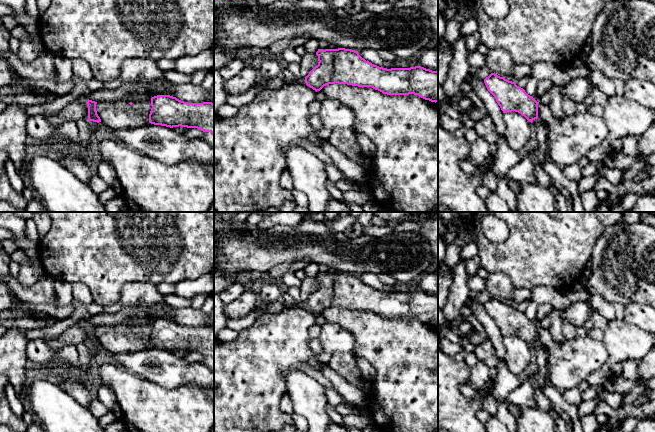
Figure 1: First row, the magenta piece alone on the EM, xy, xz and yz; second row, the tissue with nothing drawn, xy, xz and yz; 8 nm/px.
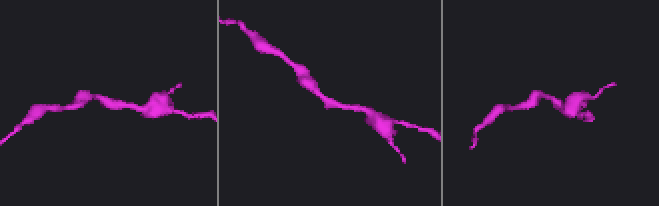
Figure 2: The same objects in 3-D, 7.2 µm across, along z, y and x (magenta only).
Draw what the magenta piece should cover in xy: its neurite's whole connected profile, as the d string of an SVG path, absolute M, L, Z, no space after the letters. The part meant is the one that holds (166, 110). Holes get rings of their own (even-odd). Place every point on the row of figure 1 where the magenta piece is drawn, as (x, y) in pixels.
M170 95L151 98L149 122L166 127L197 128L214 133L214 104L212 102L187 103Z

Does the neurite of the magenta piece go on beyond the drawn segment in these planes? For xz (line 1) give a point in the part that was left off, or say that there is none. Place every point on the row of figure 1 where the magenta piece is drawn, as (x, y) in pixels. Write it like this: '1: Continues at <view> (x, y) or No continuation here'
1: No continuation here

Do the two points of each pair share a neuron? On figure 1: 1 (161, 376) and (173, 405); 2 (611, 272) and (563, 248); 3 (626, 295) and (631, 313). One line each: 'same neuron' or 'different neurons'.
1: different neurons
2: different neurons
3: different neurons

